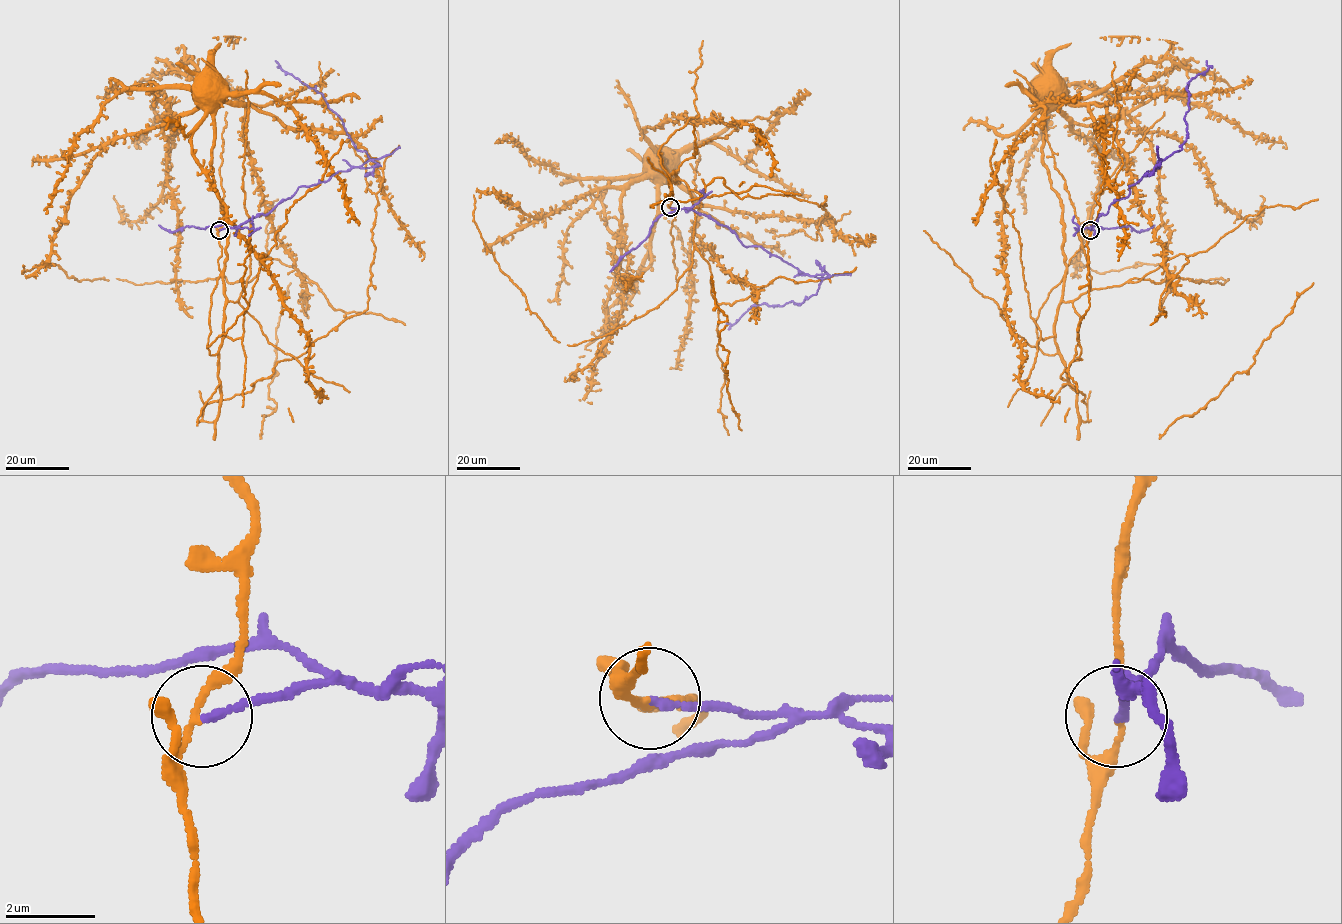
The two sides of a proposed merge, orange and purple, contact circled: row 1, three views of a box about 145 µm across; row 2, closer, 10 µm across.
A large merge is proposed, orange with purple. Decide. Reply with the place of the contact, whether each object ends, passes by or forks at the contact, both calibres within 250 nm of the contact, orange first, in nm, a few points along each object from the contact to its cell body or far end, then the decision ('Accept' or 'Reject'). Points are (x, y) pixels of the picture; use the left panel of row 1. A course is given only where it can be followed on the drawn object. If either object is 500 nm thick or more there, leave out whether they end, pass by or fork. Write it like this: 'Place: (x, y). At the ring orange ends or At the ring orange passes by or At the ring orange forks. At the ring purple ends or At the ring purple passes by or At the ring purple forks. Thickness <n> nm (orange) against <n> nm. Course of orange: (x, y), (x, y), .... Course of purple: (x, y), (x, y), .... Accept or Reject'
Place: (219, 230). At the ring orange passes by. At the ring purple ends. Thickness 140 nm (orange) against 160 nm. Course of orange: (219, 229), (222, 253), (218, 260), (222, 274), (227, 224), (214, 186), (214, 106), (206, 100). Course of purple: (219, 229), (267, 214), (301, 186), (326, 181), (371, 160), (358, 150), (323, 95), (275, 60). Reject

